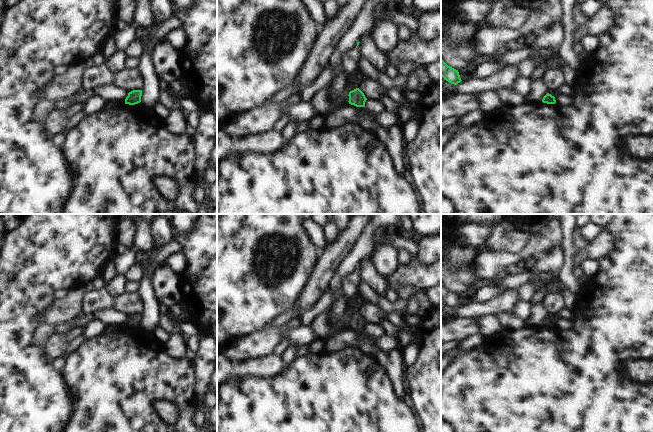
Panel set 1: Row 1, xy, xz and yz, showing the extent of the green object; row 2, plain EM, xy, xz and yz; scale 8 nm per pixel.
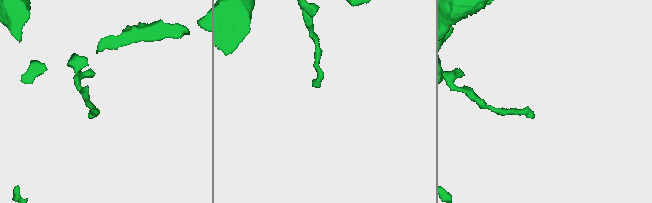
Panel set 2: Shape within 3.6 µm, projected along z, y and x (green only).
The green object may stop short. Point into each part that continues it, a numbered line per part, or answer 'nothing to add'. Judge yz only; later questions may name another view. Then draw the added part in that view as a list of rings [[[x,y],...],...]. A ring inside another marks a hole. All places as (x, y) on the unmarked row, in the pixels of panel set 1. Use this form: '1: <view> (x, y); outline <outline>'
nothing to add

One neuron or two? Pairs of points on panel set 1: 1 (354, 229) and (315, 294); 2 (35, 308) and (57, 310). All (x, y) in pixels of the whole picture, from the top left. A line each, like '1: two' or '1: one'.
1: one
2: two

